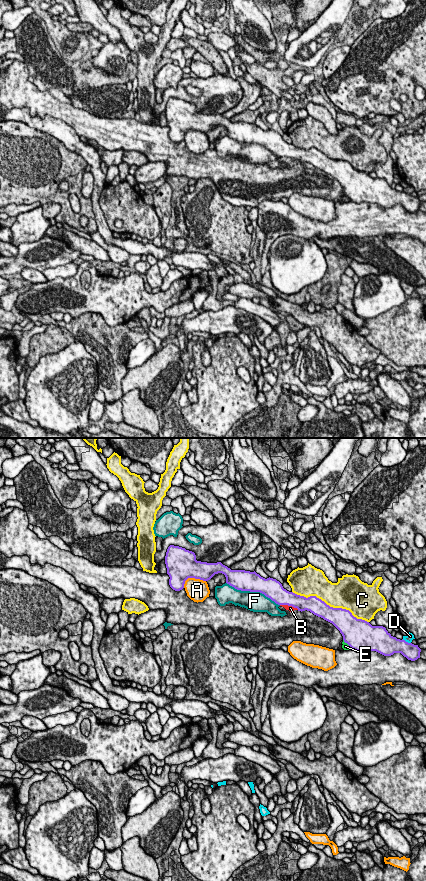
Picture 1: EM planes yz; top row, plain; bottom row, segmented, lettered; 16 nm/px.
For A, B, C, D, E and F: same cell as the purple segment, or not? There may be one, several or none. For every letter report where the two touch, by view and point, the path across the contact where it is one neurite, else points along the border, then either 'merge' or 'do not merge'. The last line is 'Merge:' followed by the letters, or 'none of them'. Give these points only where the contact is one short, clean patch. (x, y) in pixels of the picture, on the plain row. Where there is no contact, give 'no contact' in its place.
A: contact yz (192, 129); do not merge
B: contact yz (289, 157); border yz (280, 156), (286, 156), (298, 161); do not merge
C: contact yz (329, 158); do not merge
D: contact yz (405, 193); border yz (402, 191), (410, 195); do not merge
E: contact yz (347, 195); border yz (343, 191), (352, 200); do not merge
F: contact yz (253, 143); do not merge
Merge: none of them

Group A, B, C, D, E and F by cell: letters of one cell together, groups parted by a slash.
A / B E / C / D / F

